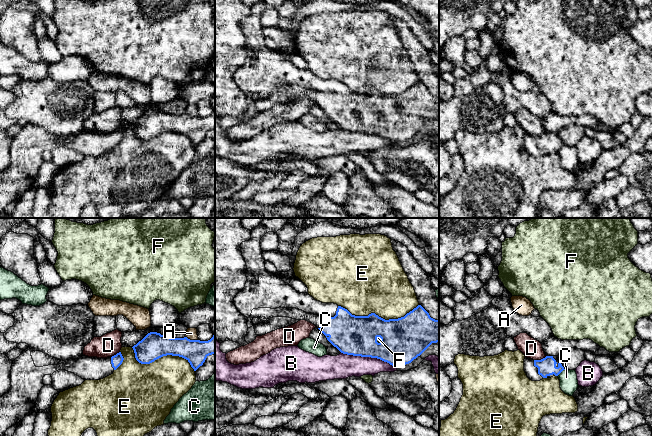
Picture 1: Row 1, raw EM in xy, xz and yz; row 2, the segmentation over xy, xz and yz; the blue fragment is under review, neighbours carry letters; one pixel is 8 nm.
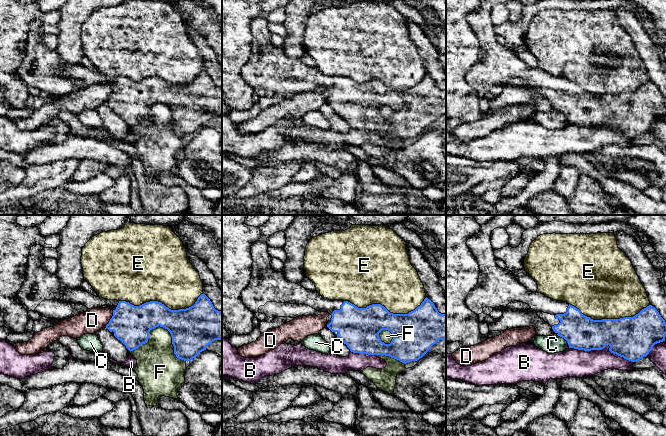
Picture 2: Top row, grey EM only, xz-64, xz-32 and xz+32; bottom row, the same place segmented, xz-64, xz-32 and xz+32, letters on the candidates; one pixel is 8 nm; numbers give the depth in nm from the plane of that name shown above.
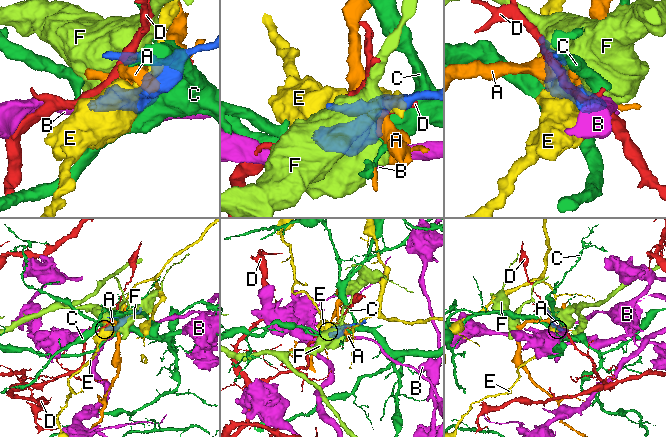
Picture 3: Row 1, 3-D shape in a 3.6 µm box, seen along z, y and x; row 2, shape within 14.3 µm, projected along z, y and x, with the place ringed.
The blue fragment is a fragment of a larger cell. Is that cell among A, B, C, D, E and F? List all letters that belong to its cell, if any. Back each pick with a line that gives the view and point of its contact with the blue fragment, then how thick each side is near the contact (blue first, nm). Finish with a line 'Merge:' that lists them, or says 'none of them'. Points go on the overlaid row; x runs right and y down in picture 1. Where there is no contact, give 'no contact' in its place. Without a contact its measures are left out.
Merge: none of them

